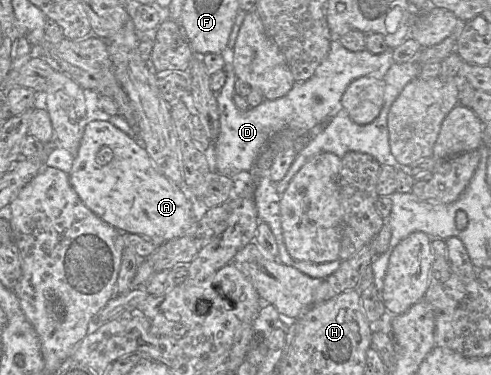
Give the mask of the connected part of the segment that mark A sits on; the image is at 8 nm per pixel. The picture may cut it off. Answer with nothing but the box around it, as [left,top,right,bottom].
[69,121,197,243]

